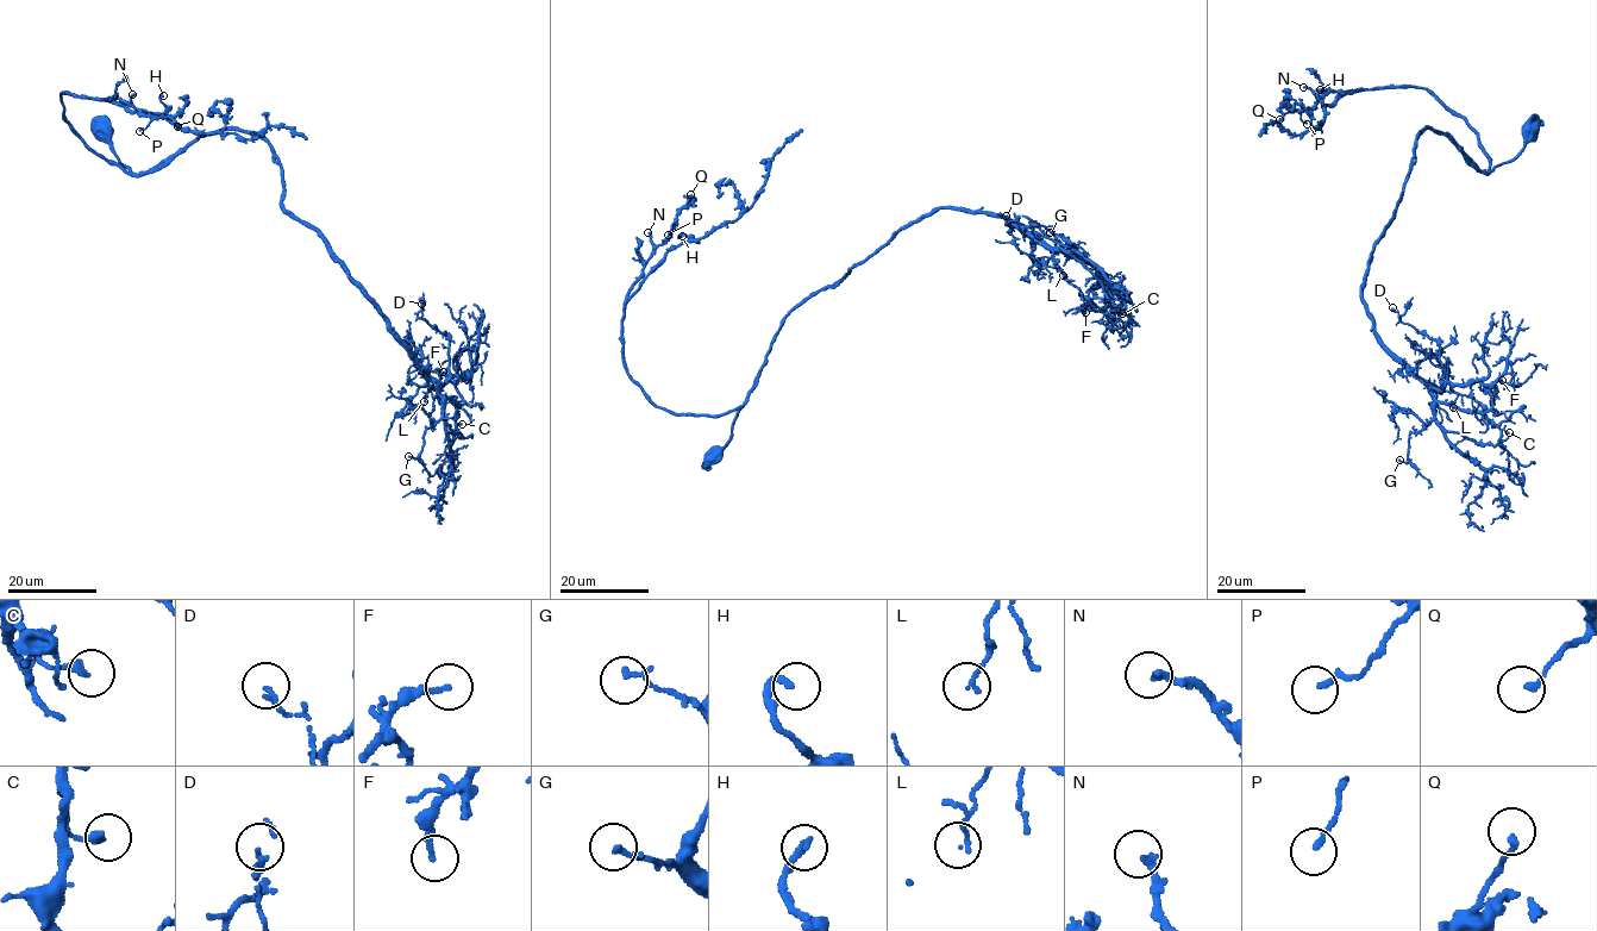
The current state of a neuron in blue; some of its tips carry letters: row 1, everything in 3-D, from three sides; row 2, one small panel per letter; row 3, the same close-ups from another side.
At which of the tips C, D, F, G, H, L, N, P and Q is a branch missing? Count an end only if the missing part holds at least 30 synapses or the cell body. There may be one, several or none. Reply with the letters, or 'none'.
N

